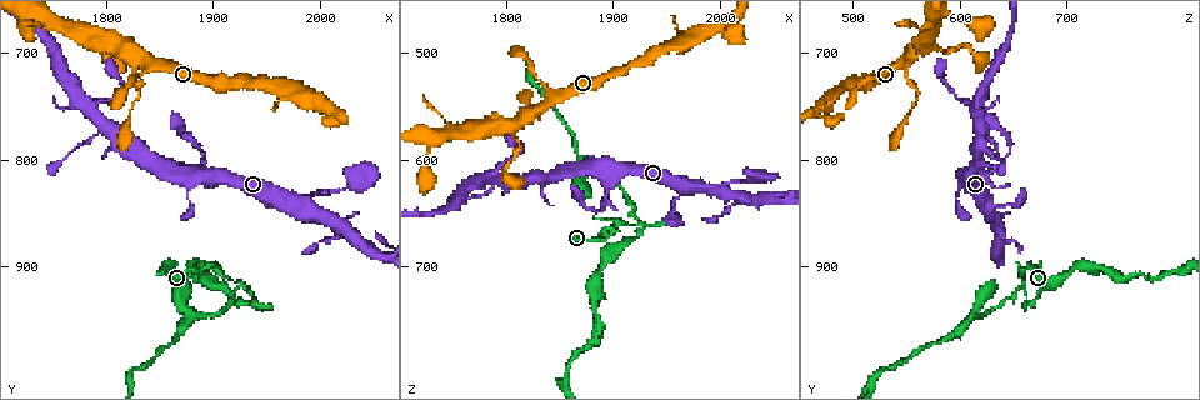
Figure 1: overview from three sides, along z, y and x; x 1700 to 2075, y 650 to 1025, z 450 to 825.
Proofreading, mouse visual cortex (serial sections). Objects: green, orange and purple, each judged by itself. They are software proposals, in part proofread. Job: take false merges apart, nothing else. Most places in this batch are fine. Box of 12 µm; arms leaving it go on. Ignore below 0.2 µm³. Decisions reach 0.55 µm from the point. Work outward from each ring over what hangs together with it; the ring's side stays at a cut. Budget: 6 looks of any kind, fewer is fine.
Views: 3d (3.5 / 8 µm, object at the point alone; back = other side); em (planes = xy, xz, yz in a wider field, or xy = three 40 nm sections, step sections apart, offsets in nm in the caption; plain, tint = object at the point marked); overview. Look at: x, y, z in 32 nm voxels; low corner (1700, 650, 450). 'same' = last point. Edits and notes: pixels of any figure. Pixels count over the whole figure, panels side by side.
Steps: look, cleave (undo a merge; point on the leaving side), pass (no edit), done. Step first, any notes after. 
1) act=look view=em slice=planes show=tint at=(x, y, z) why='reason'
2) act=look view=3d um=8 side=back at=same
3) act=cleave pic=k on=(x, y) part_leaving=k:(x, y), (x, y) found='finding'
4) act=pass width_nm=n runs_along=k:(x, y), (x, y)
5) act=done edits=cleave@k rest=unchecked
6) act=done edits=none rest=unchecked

act=look view=3d um=8 at=(1986, 844, 626) why='thin arm on a thick one'

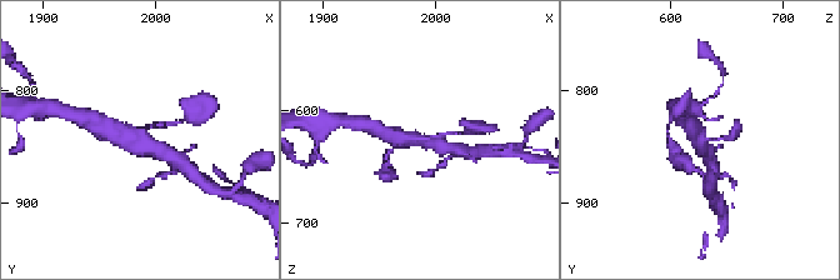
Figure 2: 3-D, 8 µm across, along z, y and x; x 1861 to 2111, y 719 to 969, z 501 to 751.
act=look view=em slice=xy step=3 show=tint at=(1986, 846, 626) arms=3 arm_widths_nm=150,400,450

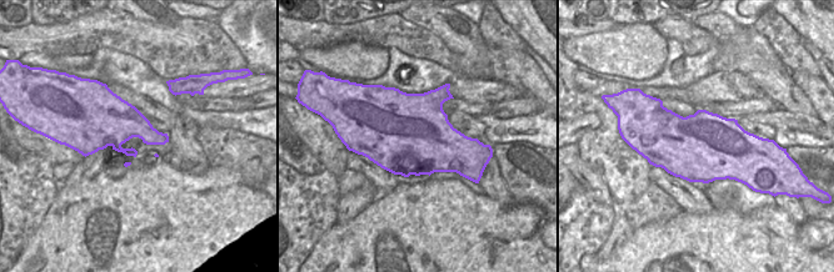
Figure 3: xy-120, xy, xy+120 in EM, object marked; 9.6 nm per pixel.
act=pass width_nm=800 runs_along=2:(109, 128), (173, 155) found='continuous, no second cell'

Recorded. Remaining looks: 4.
act=look view=3d um=3.5 at=(1928, 916, 662) why='branch point'

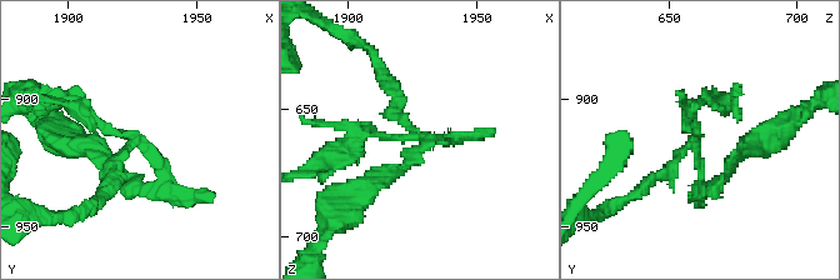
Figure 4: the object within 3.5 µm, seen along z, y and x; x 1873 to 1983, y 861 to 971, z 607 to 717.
act=look view=em slice=planes show=tint at=(1926, 915, 661) why='shape alone is not enough'

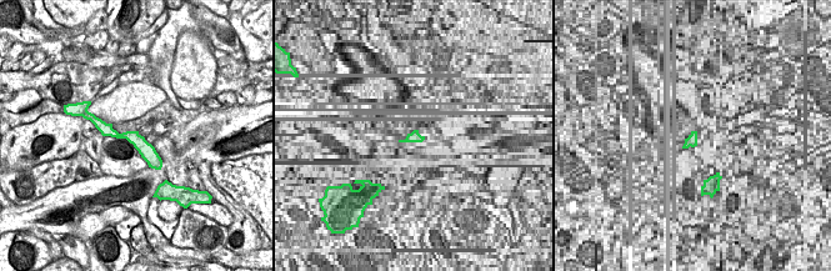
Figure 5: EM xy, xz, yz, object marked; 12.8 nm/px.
act=pass runs_along=4:(65, 98), (130, 183) found='all the same cell'

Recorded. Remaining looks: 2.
act=done edits=none rest=unchecked

